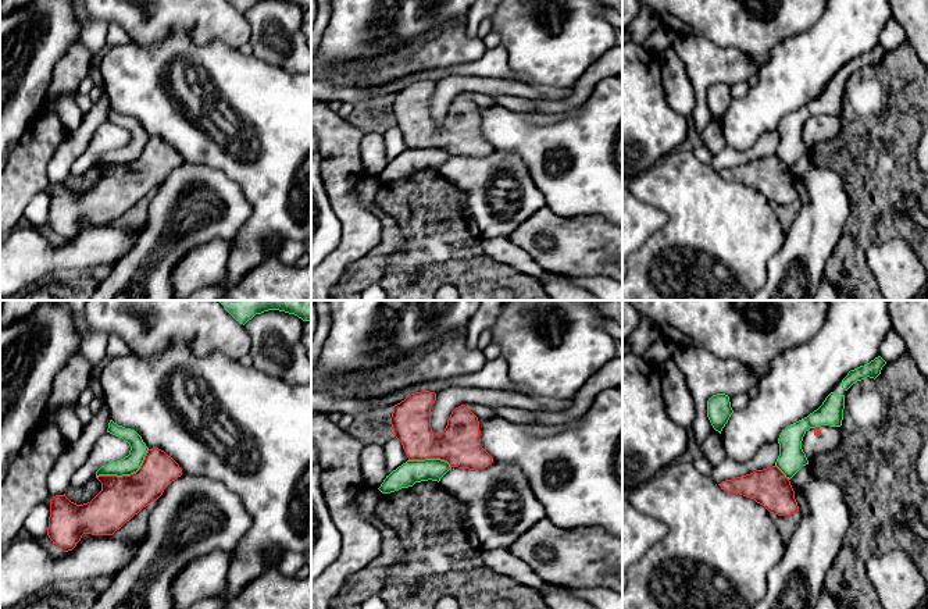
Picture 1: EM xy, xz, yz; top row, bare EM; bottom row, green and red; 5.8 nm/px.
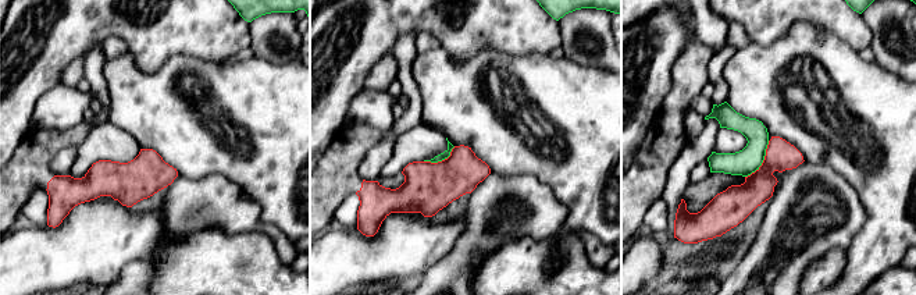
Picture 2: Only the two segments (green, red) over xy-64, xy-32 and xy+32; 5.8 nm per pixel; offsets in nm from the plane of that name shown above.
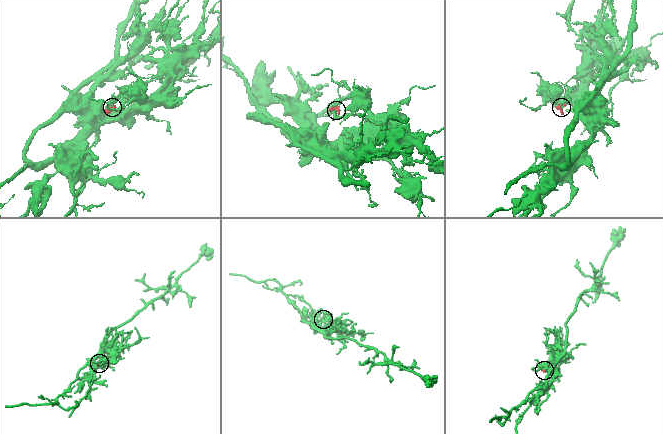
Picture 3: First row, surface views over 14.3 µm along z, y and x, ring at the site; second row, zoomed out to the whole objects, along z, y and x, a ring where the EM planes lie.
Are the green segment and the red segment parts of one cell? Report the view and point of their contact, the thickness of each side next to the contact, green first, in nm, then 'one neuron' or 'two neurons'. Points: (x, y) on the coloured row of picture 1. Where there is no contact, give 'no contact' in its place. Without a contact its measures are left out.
meets green in xy at (127, 474); 110 nm thick on the green side, 240 nm on the other; two neurons

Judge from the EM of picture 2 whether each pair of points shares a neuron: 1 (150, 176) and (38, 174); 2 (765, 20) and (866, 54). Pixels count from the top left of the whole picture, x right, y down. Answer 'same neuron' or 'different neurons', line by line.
1: same neuron
2: different neurons

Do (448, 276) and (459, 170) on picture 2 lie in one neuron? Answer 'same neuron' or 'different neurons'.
different neurons

